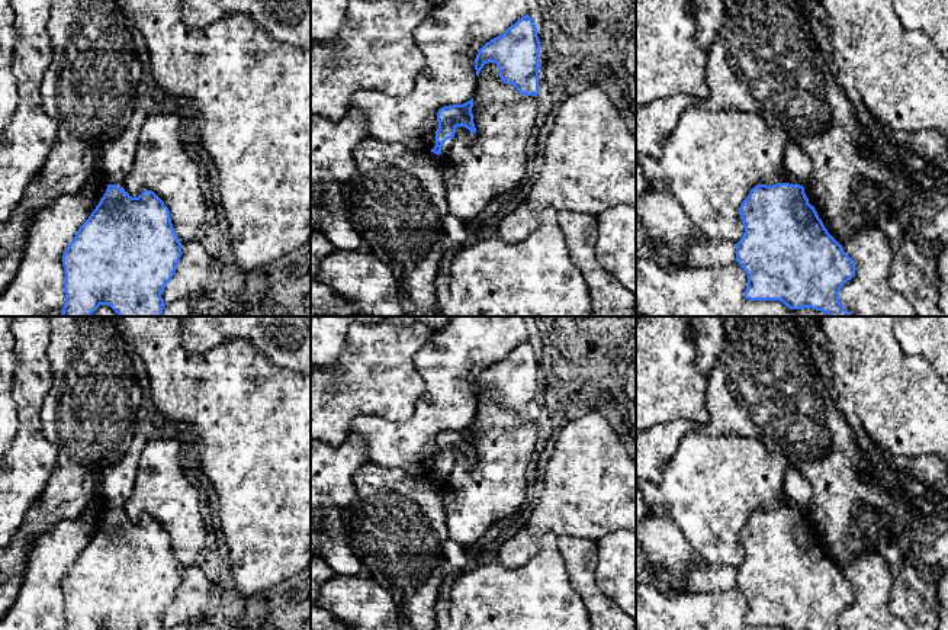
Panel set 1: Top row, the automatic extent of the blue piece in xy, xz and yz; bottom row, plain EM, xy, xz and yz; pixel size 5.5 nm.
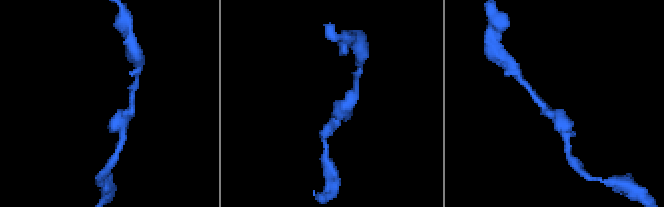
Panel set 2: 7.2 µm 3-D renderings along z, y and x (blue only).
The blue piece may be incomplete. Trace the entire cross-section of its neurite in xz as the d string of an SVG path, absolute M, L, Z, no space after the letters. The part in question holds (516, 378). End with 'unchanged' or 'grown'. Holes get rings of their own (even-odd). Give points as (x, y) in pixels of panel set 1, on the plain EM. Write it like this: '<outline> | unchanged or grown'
M526 340L479 375L475 385L476 401L485 389L495 388L504 408L512 409L520 420L537 421L540 369L537 353Z | unchanged

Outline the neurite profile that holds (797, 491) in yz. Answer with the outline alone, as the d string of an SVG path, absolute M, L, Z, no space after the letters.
M788 466L784 479L785 505L806 512L812 502L812 486L803 473L794 466Z

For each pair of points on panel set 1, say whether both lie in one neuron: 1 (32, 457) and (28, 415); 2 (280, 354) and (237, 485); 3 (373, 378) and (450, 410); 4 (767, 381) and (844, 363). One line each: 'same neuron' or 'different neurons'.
1: same neuron
2: different neurons
3: different neurons
4: different neurons

